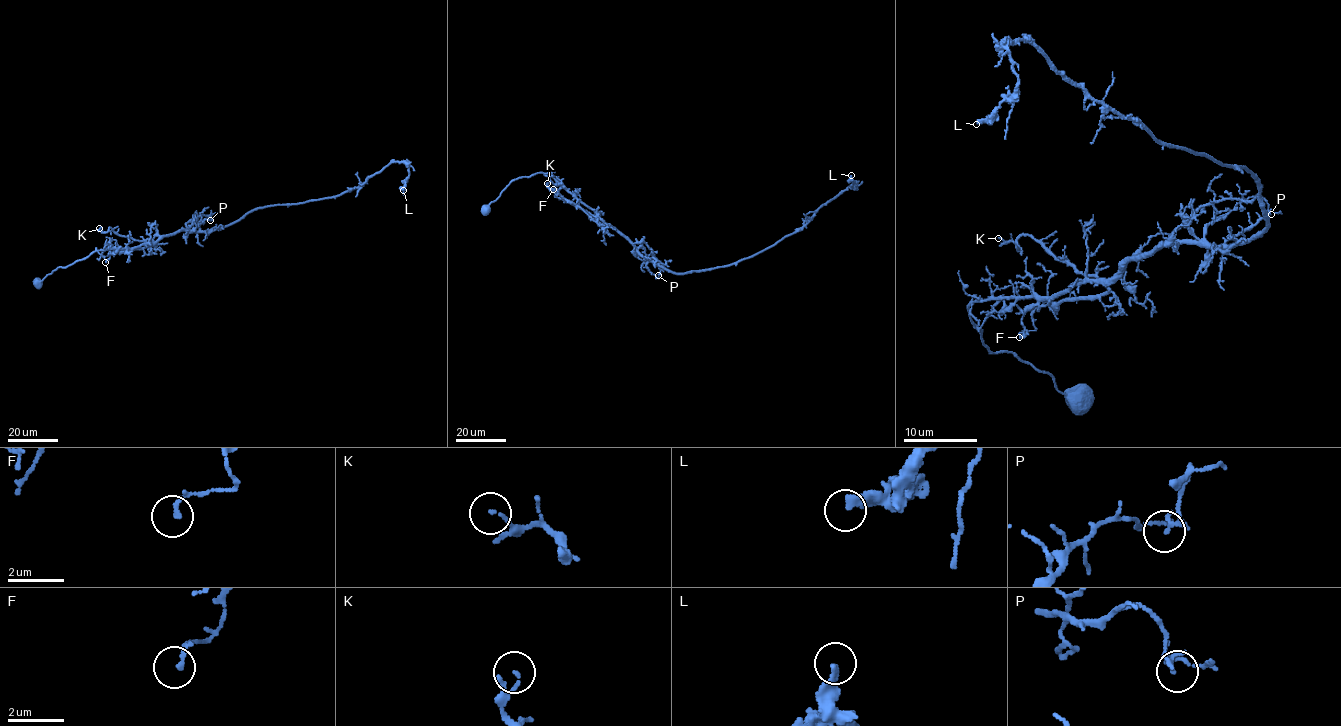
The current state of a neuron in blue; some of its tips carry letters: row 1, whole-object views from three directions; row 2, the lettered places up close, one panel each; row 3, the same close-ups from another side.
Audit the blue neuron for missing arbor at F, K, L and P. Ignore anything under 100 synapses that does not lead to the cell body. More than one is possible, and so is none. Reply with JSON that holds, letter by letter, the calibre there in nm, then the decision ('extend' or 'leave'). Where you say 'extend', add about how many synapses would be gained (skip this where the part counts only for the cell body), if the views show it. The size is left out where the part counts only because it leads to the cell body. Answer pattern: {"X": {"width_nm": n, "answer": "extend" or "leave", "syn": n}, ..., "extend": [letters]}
{"F": {"width_nm": 150, "answer": "leave"}, "K": {"width_nm": 100, "answer": "leave"}, "L": {"width_nm": 260, "answer": "leave"}, "P": {"width_nm": 180, "answer": "leave"}, "extend": []}

